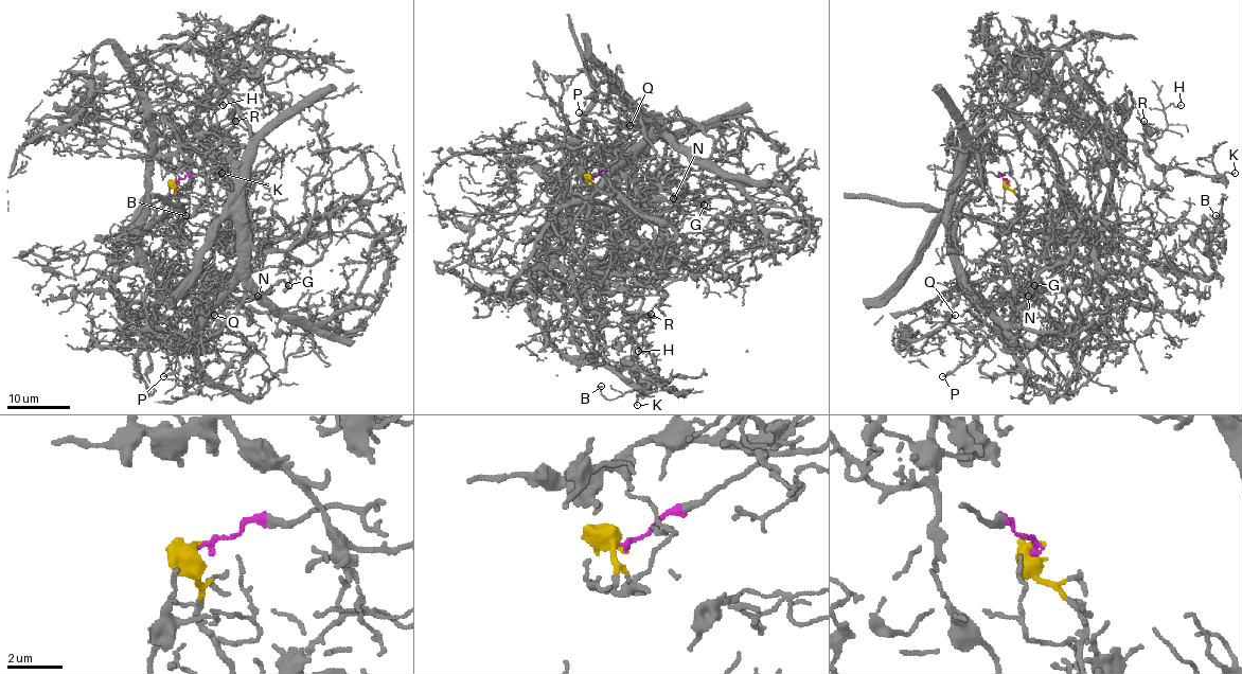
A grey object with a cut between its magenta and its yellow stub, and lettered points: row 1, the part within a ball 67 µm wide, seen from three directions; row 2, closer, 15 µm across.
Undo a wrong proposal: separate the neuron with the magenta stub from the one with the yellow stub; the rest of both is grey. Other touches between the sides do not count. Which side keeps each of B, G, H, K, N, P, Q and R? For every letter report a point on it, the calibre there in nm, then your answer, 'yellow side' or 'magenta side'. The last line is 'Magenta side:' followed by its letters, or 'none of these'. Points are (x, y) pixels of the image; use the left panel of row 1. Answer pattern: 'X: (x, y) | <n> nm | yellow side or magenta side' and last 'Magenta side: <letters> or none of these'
B: (185, 215) | 130 nm | yellow side
G: (288, 285) | 160 nm | magenta side
H: (223, 105) | 140 nm | yellow side
K: (222, 173) | 140 nm | yellow side
N: (258, 296) | 120 nm | magenta side
P: (163, 376) | 180 nm | magenta side
Q: (214, 315) | 80 nm | magenta side
R: (235, 121) | 130 nm | yellow side
Magenta side: G, N, P, Q

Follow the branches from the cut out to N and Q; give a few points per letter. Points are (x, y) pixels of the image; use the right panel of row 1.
N: (1007, 180), (967, 167), (952, 206), (952, 254), (957, 270), (988, 302), (1035, 291), (1044, 298), (1028, 296)
Q: (1007, 180), (968, 167), (961, 173), (952, 206), (952, 254), (961, 288), (952, 315), (936, 332), (955, 315)

